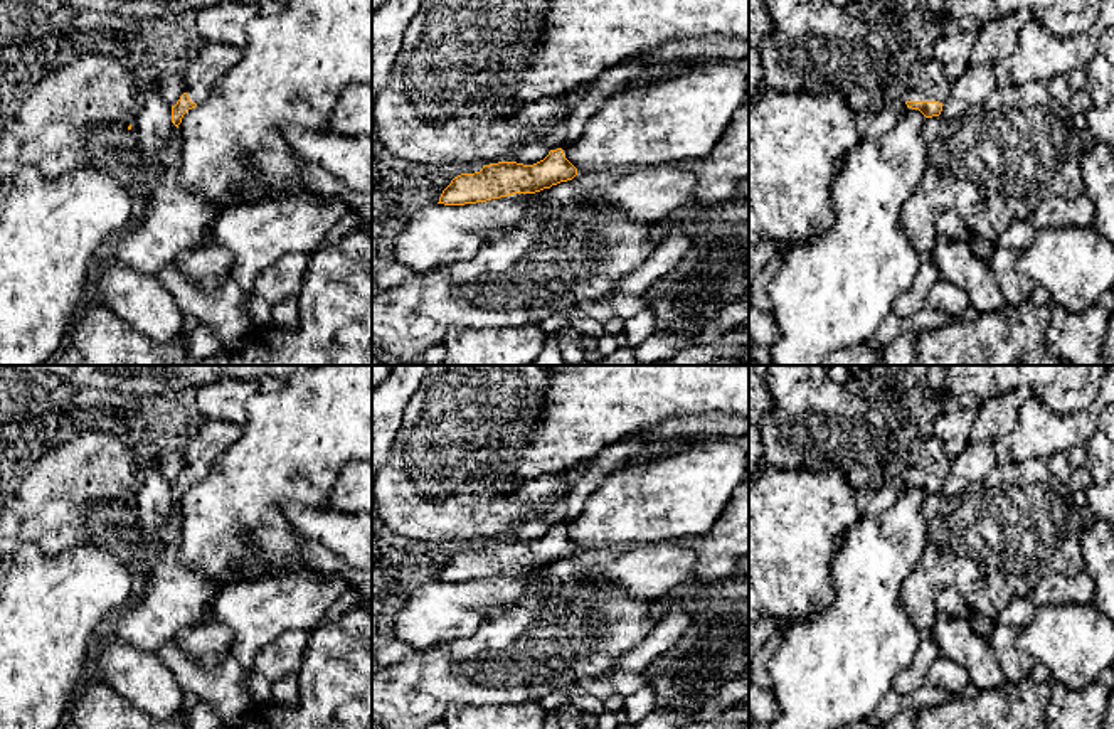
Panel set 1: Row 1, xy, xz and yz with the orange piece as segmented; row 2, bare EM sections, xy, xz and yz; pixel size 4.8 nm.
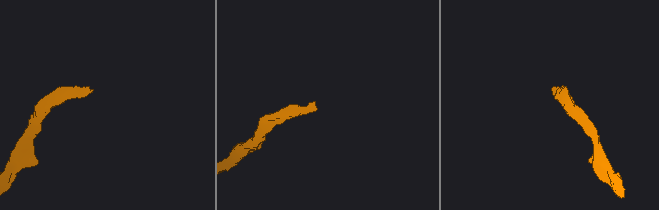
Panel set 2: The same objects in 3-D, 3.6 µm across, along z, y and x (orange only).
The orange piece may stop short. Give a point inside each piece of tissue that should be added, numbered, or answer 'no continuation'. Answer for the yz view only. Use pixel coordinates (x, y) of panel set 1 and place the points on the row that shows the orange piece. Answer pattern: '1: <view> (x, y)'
1: yz (926, 81)

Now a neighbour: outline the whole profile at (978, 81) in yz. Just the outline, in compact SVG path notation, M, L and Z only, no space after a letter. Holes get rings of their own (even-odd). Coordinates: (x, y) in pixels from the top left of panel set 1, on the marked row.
M971 64L968 71L951 84L951 93L942 103L941 114L958 118L971 106L983 103L998 88L993 66Z

